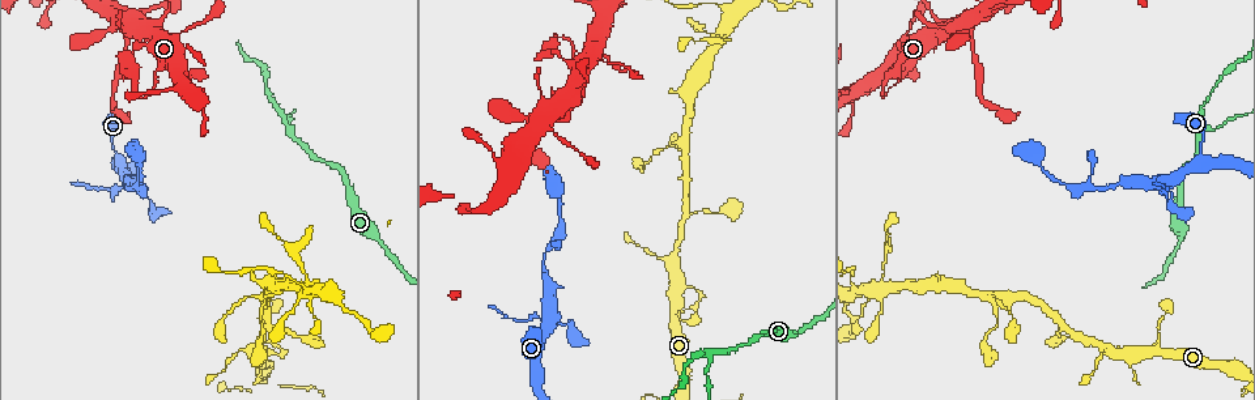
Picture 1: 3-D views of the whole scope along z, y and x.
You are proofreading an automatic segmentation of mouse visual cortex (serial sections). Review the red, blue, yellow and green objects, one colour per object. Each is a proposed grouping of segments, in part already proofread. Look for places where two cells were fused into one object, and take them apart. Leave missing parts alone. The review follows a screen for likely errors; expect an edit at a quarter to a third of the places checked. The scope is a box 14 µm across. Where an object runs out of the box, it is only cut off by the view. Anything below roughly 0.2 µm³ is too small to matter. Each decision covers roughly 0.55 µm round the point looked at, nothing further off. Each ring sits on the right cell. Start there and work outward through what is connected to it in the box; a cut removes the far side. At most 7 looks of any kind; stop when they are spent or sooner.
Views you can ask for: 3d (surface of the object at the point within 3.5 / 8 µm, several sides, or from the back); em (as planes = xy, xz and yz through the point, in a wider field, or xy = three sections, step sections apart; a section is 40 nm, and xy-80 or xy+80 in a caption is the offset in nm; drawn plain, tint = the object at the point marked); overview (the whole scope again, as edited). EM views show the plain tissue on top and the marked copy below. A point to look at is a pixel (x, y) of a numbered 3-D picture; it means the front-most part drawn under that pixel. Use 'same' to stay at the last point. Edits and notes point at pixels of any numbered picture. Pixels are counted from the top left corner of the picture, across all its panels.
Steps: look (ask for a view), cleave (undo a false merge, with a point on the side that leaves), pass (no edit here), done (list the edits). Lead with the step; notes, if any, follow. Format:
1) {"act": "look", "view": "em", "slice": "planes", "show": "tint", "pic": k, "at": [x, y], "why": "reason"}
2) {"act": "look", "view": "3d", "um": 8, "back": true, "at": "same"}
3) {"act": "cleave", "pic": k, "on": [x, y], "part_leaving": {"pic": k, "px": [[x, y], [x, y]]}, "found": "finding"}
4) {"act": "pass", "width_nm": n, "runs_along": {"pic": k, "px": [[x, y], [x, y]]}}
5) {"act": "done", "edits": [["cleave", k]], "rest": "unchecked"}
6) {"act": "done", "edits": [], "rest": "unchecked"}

{"act": "look", "view": "3d", "um": 3.5, "pic": 1, "at": [251, 351], "why": "sudden change in width"}

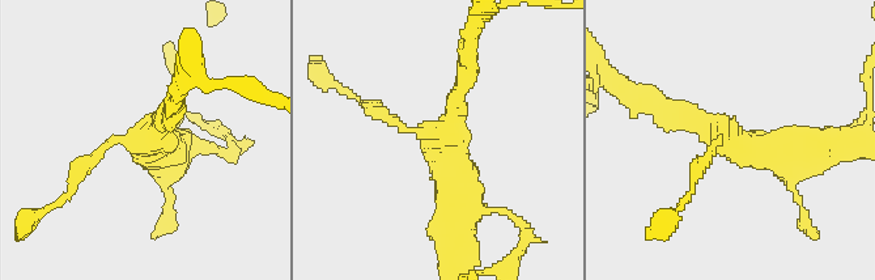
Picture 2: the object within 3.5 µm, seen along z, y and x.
{"act": "look", "view": "em", "slice": "xy", "step": 2, "show": "tint", "pic": 2, "at": [449, 150]}

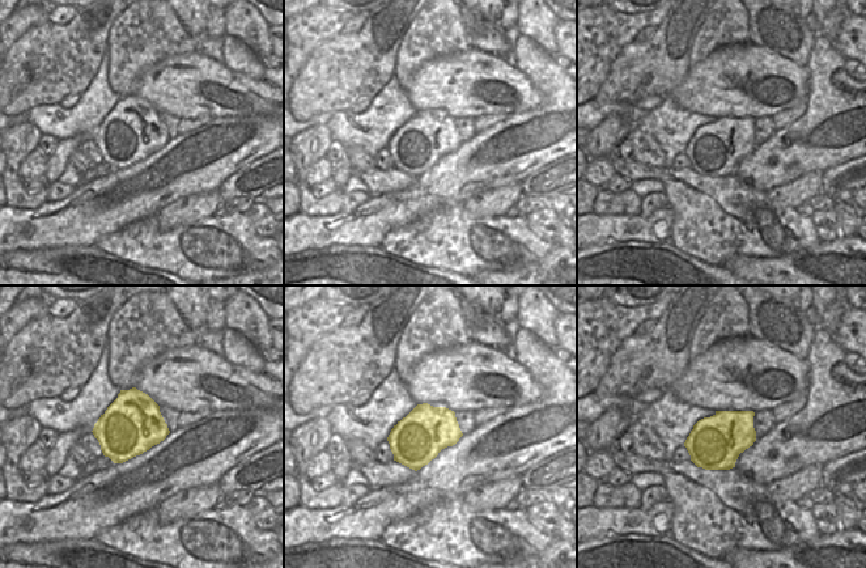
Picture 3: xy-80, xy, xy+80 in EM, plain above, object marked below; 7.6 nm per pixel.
{"act": "pass", "runs_along": {"pic": 2, "px": [[822, 151], [751, 151], [667, 110]]}, "found": "continuous, no second cell"}

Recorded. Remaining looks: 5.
{"act": "look", "view": "3d", "um": 3.5, "pic": 1, "at": [1065, 184], "why": "thick turns thin"}

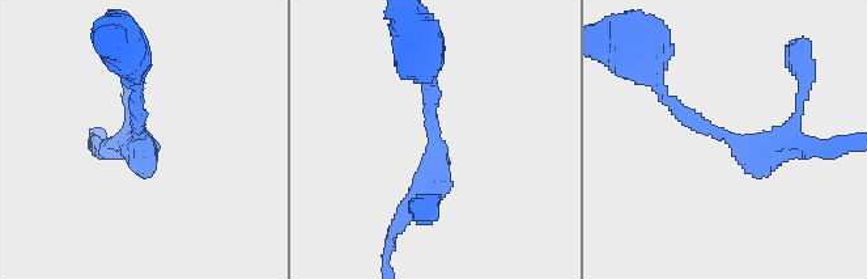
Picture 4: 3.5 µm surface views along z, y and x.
{"act": "look", "view": "em", "slice": "xy", "step": 3, "show": "tint", "pic": 4, "at": [437, 134], "arm_widths_nm": [200, 250], "why": "now the EM"}

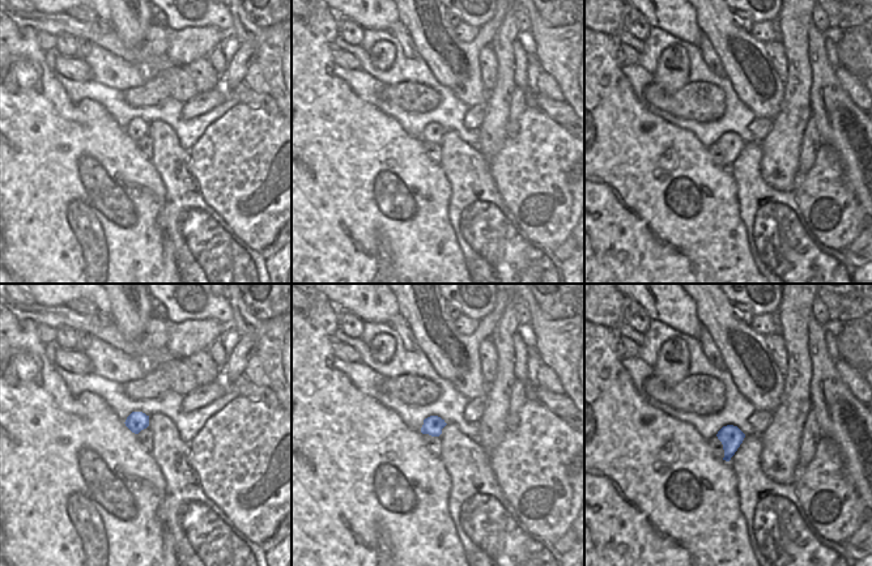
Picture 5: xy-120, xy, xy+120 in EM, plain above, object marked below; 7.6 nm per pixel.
{"act": "pass", "width_nm": 150, "runs_along": {"pic": 4, "px": [[800, 142], [732, 142], [657, 85]]}, "found": "continuous, no second cell"}

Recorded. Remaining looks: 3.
{"act": "look", "view": "3d", "um": 8, "pic": 1, "at": [124, 45], "why": "narrows sharply"}

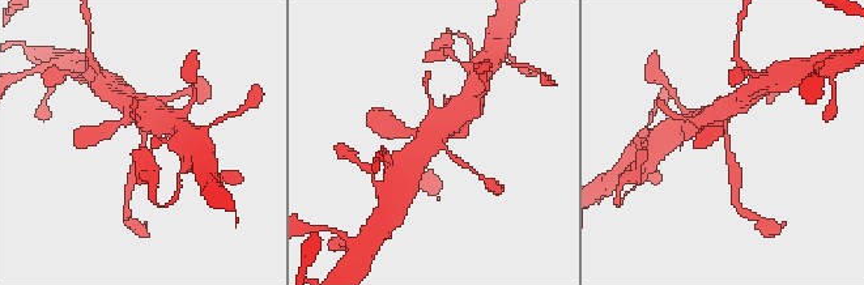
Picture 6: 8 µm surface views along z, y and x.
{"act": "look", "view": "3d", "um": 3.5, "pic": 6, "at": [727, 147]}

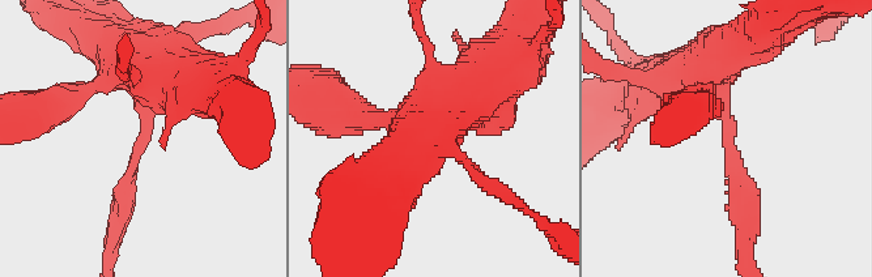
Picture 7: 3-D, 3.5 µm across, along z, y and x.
{"act": "look", "view": "em", "slice": "planes", "show": "tint", "pic": 7, "at": [729, 142], "arm_widths_nm": [300, 450]}

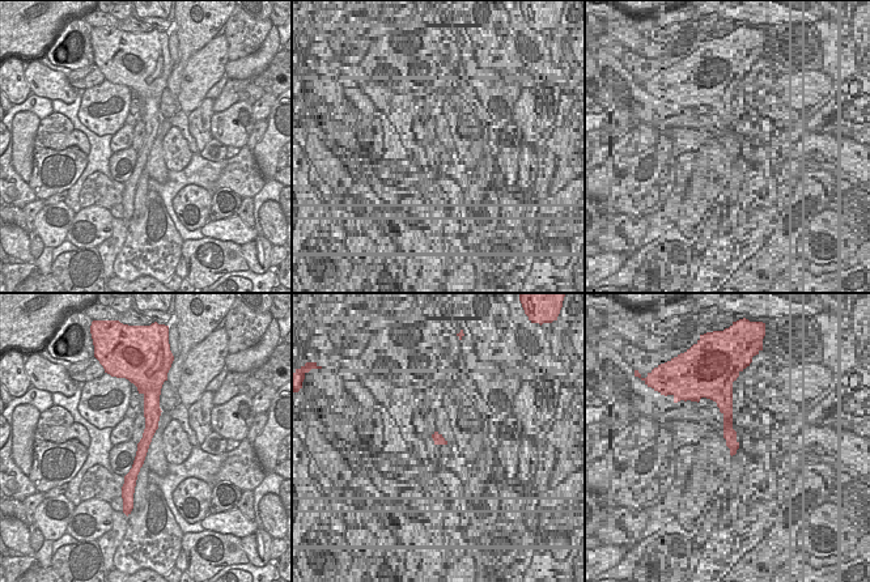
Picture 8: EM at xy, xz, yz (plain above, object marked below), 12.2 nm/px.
{"act": "pass", "width_nm": 160, "runs_along": {"pic": 7, "px": [[696, 69], [719, 90], [745, 218]]}, "found": "one cell here"}

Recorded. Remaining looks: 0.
{"act": "done", "edits": [], "rest": "unchecked"}

